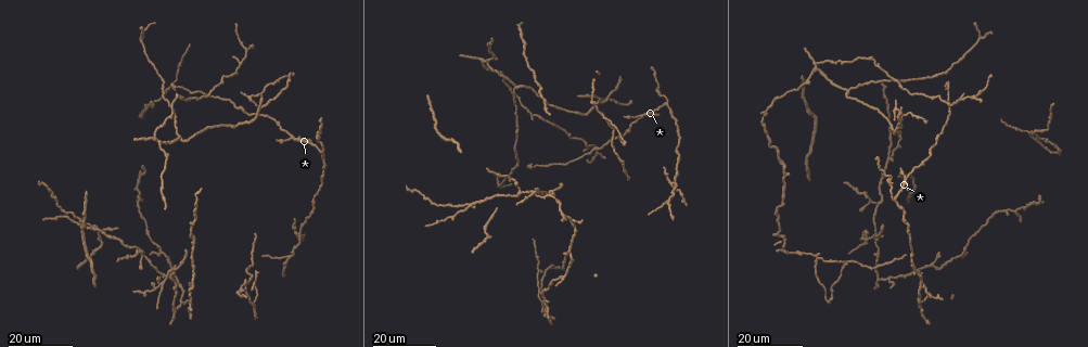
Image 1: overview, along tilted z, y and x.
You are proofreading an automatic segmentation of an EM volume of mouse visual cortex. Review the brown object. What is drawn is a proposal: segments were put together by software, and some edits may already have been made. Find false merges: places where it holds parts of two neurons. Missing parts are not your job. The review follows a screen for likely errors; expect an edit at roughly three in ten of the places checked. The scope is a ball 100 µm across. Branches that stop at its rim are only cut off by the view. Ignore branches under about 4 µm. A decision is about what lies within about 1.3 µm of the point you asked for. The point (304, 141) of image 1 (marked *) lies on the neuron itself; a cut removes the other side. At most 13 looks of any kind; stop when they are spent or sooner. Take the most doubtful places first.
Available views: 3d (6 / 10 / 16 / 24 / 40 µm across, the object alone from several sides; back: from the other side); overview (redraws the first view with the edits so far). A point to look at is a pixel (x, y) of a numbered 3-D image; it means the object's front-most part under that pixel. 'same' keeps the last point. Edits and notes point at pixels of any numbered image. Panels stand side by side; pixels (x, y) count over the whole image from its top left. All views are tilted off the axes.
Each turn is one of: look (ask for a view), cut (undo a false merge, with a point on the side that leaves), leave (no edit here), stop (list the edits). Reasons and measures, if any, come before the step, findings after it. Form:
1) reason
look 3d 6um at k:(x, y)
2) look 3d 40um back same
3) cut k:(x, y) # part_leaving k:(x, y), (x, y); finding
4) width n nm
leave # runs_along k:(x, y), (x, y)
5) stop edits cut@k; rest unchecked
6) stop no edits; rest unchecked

four-way junction
look 3d 16um at 1:(817, 256)

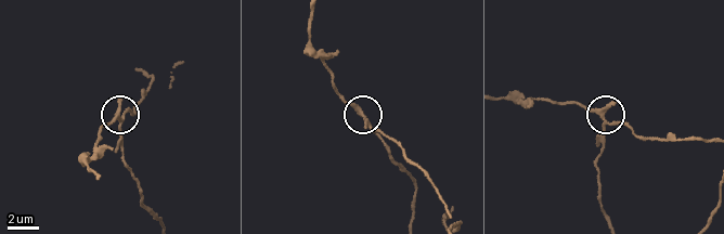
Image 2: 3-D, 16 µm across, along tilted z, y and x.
closer look
look 3d 6um at 2:(366, 115)

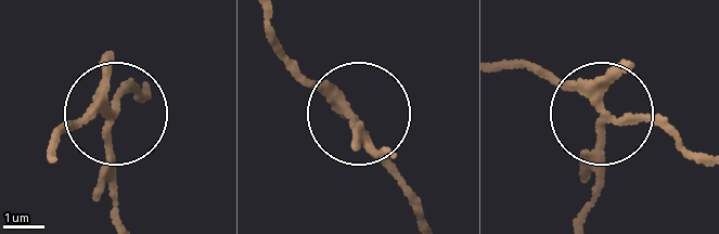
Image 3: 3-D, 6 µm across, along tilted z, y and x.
width 230 nm
cut 3:(107, 177) # part_leaving 3:(106, 129), (106, 180), (119, 212); two neurons meet here

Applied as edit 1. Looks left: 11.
four arms meet
look 3d 16um at 1:(471, 206)

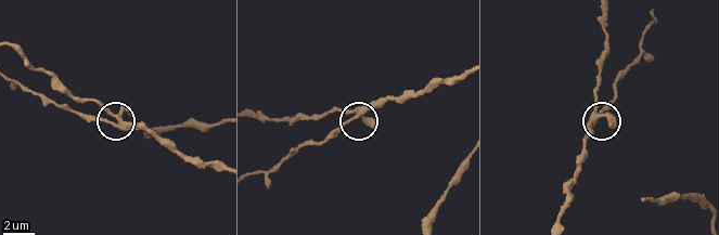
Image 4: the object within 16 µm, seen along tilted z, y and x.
look 3d 6um at 4:(116, 118)

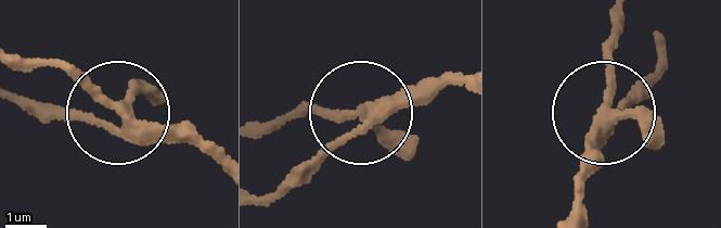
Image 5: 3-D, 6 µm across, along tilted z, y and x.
leave # runs_along 5:(462, 74), (375, 110), (278, 199); one neuron here

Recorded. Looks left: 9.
arms part here
look 3d 16um at 1:(286, 257)

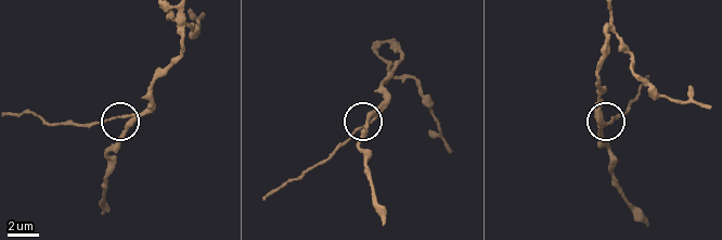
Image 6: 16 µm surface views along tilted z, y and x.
look 3d 6um at 6:(127, 116)

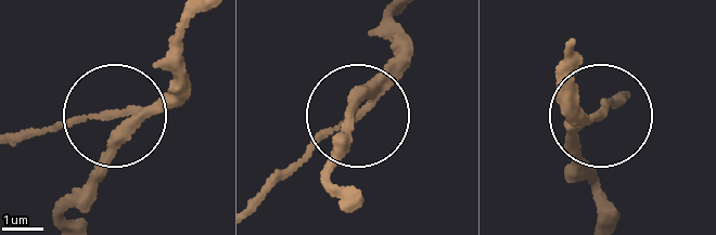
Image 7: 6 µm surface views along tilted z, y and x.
width 240 nm
cut 7:(94, 115) # part_leaving 7:(381, 92), (255, 194); two neurons meet here

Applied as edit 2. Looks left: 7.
look overview

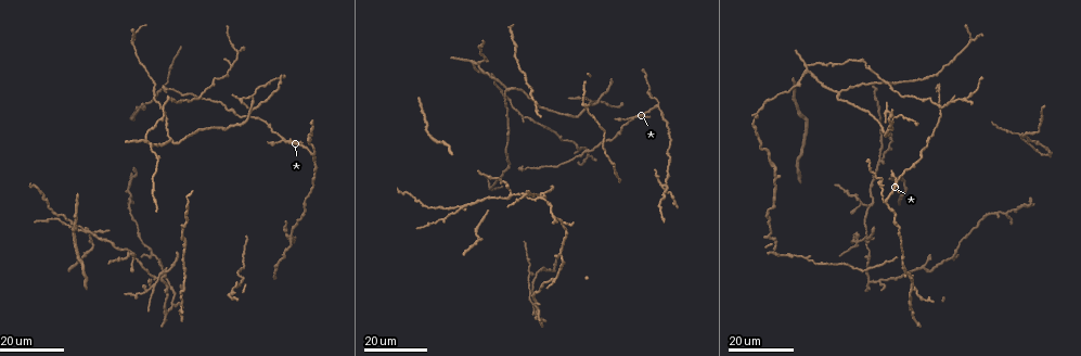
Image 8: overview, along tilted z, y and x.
a fork
look 3d 16um at 8:(252, 95)

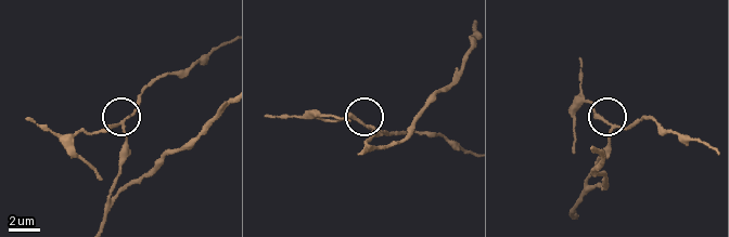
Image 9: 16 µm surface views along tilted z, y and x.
look 3d 10um at 9:(121, 123)

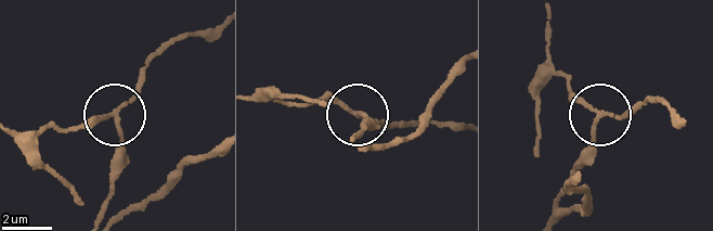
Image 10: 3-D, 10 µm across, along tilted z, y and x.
arms 3
leave # all the same neuron

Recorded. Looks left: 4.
side arm on a straight run
look 3d 16um at 8:(285, 138)

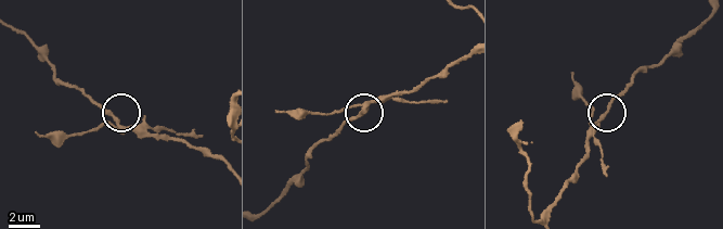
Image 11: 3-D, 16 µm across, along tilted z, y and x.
zoom in
look 3d 6um at 11:(602, 119)

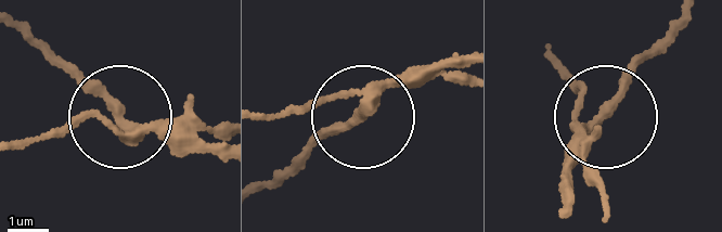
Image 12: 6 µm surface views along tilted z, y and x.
look 3d 6um back at 12:(121, 115)

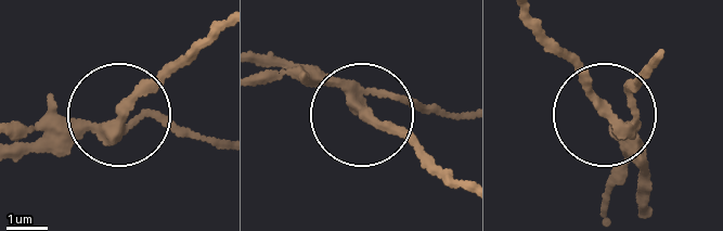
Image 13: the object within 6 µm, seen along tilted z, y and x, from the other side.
width 240 nm
leave # runs_along 13:(23, 157), (67, 148), (127, 112), (215, 139); all the same neuron

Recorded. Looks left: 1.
stop edits cut@3, cut@7; rest unchecked

